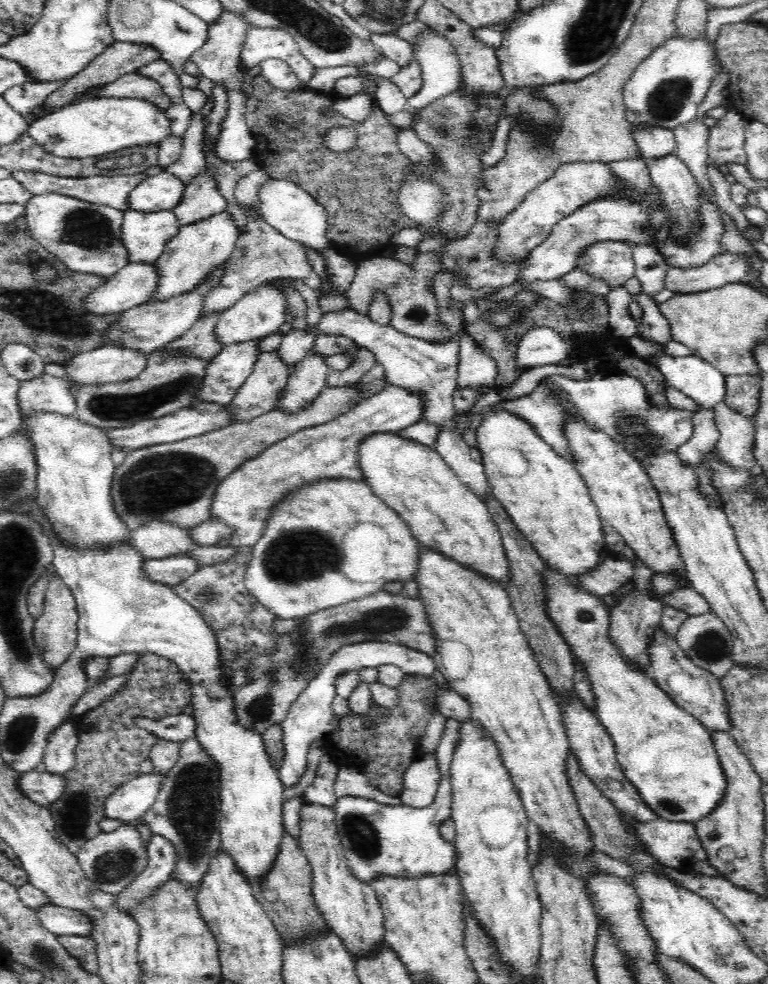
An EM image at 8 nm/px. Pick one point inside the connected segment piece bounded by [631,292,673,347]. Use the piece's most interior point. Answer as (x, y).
(653, 326)

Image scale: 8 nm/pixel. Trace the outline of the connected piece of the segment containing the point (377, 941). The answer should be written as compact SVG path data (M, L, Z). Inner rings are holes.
M302 803L302 842L299 847L312 865L312 891L319 913L329 926L329 930L342 941L343 946L355 960L380 952L386 946L386 925L384 911L375 890L351 876L347 862L339 845L335 811L319 804Z

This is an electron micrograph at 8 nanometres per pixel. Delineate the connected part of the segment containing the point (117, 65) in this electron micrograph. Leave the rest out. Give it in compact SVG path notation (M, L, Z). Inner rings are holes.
M114 41L102 54L97 56L85 69L81 70L77 75L74 75L70 80L54 90L45 101L41 104L43 114L47 115L58 109L70 106L82 99L86 99L88 92L104 86L106 83L120 78L125 74L135 72L138 67L160 59L160 53L151 46L144 46L143 44L132 44L130 42Z

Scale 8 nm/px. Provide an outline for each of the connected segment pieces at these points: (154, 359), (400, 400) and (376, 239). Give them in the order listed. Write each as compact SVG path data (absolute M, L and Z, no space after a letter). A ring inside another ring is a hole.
M154 350L147 357L147 365L138 378L124 383L116 382L116 384L80 388L76 392L77 409L72 419L98 428L111 429L175 414L177 410L190 406L194 402L193 394L205 375L207 364L208 362L197 360L197 358L165 356L159 350Z
M388 384L382 392L370 396L335 420L300 429L264 449L258 456L244 462L226 480L218 484L212 517L220 517L236 527L231 546L253 547L266 532L268 518L274 508L292 492L320 480L355 480L365 482L360 463L360 446L374 434L398 432L422 419L421 398L413 392Z
M264 75L256 76L251 84L254 96L246 101L243 115L255 139L254 160L266 171L268 177L294 182L324 206L329 226L326 236L340 254L354 261L370 259L390 249L399 230L420 226L418 221L406 217L399 204L400 188L415 174L415 170L410 160L399 150L401 127L390 122L389 114L380 108L375 96L377 86L374 82L362 82L362 88L359 88L359 93L365 92L371 100L370 114L362 122L354 122L338 113L334 109L334 100L340 98L332 95L332 92L320 93L309 88L282 89L270 84ZM336 125L356 127L360 138L356 150L347 154L334 154L324 147L325 130Z

